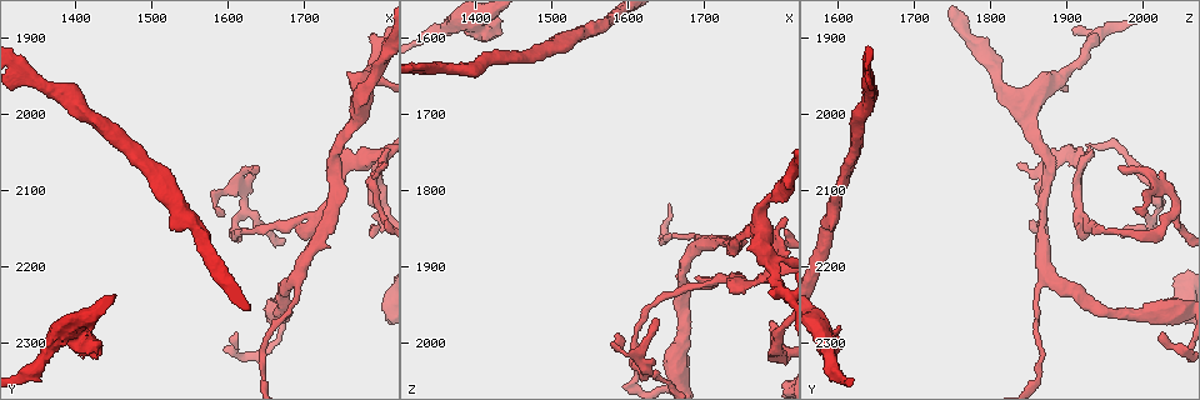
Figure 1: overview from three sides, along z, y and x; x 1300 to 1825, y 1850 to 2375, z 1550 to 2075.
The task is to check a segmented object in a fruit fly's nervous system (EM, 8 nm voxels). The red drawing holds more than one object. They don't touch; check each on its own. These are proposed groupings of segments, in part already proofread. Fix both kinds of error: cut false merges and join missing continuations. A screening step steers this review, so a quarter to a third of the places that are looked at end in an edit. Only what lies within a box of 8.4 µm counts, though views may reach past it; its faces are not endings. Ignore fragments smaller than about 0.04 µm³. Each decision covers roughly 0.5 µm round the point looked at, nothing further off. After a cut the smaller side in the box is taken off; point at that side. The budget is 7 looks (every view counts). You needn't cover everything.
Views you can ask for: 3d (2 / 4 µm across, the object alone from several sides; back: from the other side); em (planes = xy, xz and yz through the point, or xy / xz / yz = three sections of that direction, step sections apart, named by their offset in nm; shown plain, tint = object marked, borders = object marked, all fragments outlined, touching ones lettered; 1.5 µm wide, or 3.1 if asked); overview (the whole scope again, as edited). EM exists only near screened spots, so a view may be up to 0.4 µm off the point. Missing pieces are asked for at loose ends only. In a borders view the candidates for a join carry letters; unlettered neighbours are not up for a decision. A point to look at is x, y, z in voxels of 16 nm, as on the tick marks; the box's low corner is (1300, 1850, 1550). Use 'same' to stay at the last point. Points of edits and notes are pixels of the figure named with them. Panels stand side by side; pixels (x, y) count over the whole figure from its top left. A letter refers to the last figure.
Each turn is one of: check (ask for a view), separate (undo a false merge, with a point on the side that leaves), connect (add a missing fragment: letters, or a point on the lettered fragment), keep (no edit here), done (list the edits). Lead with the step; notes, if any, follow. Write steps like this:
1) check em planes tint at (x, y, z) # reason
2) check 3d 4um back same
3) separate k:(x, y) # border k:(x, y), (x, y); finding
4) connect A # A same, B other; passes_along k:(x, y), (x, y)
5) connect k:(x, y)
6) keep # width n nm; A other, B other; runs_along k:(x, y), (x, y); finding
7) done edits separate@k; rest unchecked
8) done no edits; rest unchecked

check em planes borders at (1430, 2325, 1600) # an open end

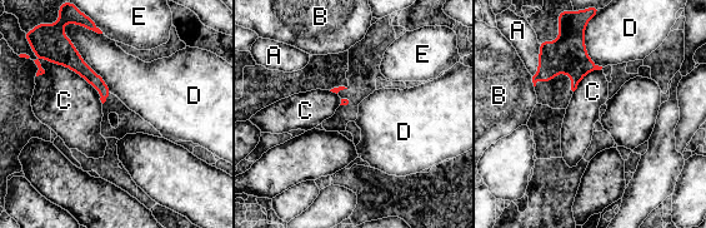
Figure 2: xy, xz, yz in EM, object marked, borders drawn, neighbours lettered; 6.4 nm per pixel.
keep # A other, B other, C other, D other, E other; border 2:(46, 58), (81, 75), (103, 103); no lettered fragment goes on from it

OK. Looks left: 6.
check 3d 4um at (1640, 2065, 1965)

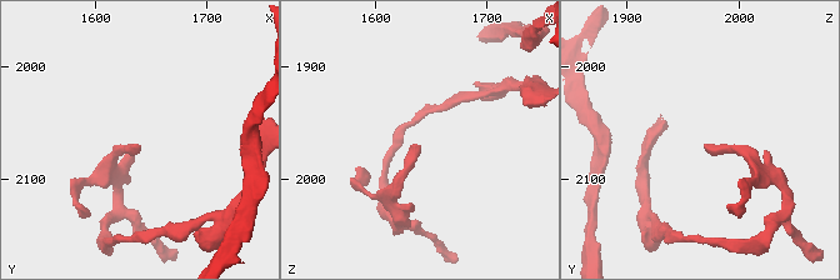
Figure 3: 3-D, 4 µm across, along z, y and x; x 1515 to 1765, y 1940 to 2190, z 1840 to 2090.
check em 3.1um planes borders at (1640, 2070, 1970) # shape alone is not enough

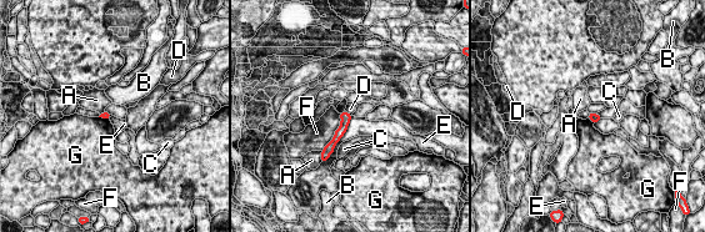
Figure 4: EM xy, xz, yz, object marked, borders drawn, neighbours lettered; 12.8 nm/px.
keep # A other, B other, C other, D other, E other, F other, G other; runs_along 4:(348, 116), (343, 129), (330, 145); no lettered fragment goes on from it

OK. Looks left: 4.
check 3d 2um at (1735, 2050, 1930) # branch stops here

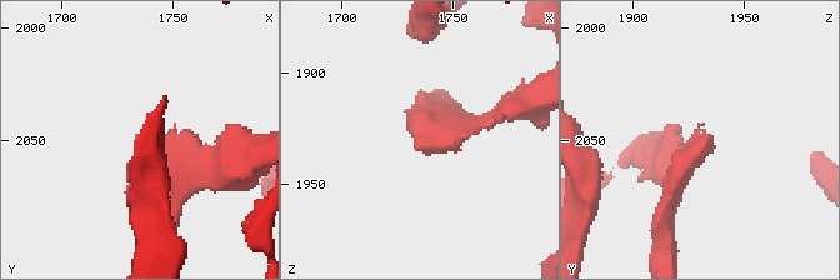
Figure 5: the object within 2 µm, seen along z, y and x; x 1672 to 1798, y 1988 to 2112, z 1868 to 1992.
check em planes borders at (1737, 2048, 1933) # arm_widths 180, 220 nm; now the EM

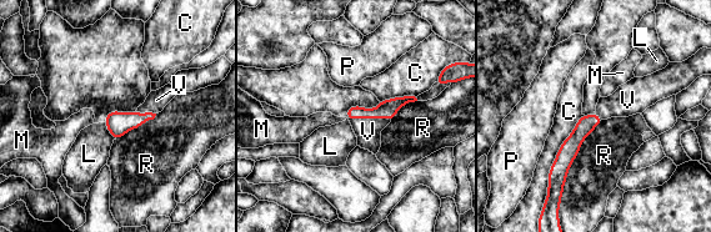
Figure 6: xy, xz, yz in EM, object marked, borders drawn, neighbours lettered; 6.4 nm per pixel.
connect V # C other, L other, M other, P other, R other, V same; passes_along 6:(387, 109), (370, 117), (367, 131); the cell continues

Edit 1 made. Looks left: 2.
done edits connect@6; rest unchecked

